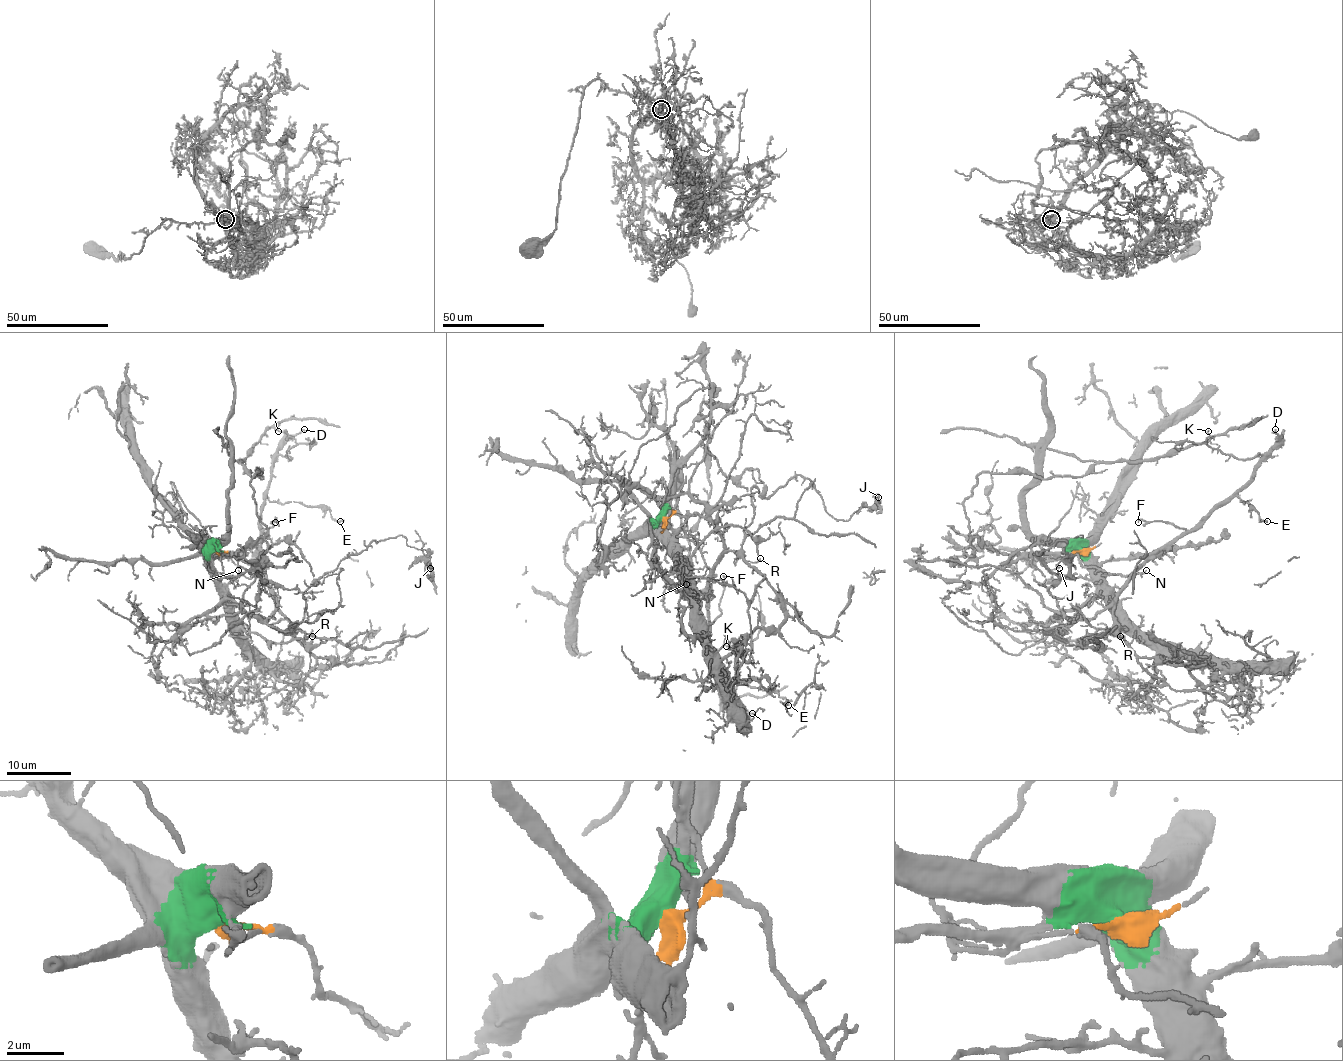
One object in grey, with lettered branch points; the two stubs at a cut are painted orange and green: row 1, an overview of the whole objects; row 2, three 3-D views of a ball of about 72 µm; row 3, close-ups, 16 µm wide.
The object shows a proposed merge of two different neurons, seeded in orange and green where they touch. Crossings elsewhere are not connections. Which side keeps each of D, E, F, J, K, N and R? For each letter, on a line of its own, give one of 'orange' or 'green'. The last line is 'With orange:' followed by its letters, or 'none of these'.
D: orange
E: orange
F: orange
J: orange
K: orange
N: orange
R: orange
With orange: D, E, F, J, K, N, R

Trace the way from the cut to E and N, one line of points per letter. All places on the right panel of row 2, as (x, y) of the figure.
E: (1081, 550), (1075, 554), (1083, 566), (1128, 576), (1237, 496), (1251, 505), (1259, 520), (1267, 521)
N: (1081, 550), (1075, 554), (1083, 566), (1131, 578), (1145, 570)

